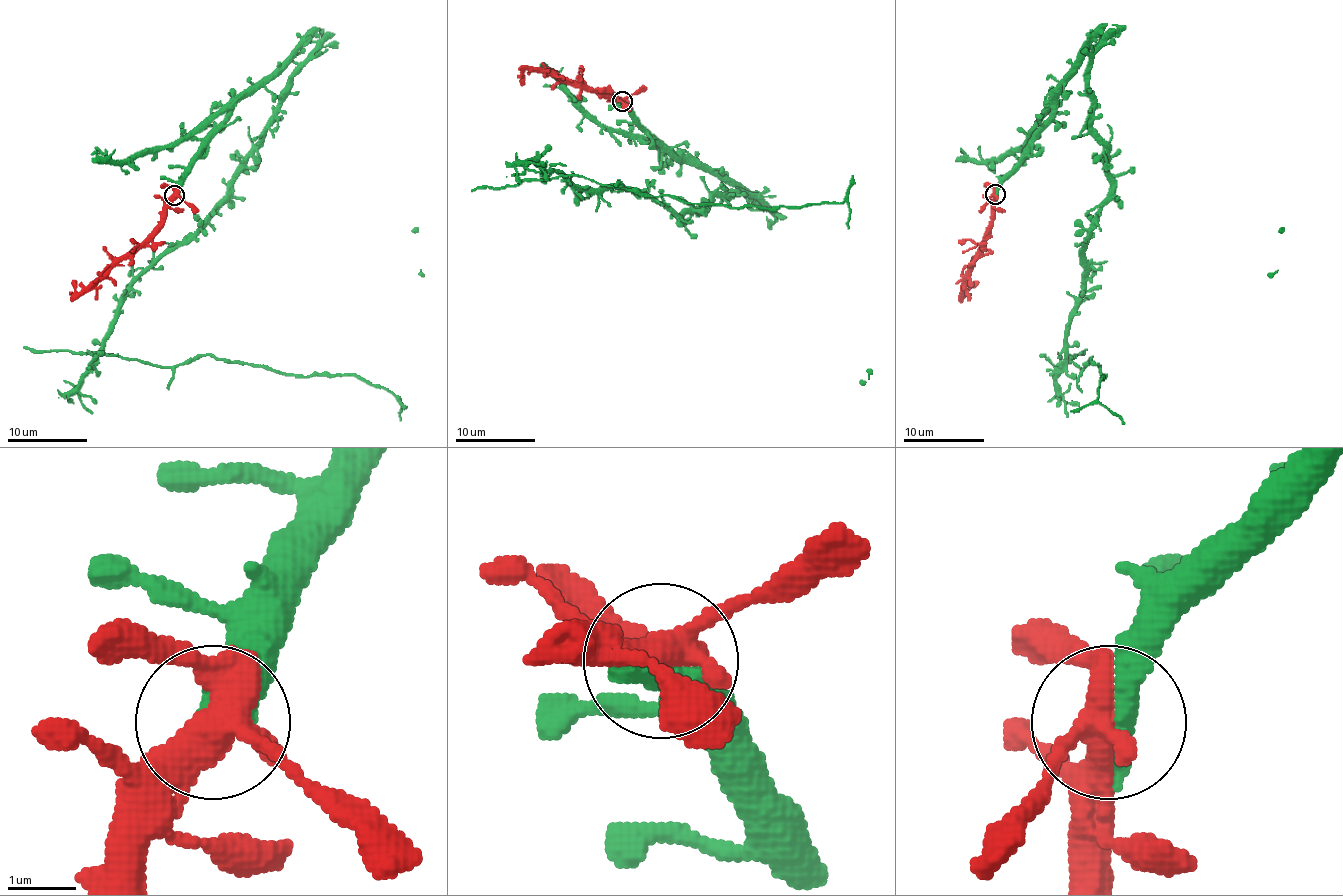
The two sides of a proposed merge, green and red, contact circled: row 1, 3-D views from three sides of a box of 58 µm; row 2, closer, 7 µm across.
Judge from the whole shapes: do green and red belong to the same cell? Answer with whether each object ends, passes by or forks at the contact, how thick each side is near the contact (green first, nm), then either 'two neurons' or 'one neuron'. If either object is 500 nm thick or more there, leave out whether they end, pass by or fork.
550 nm thick on the green side, 420 nm on the other; one neuron

